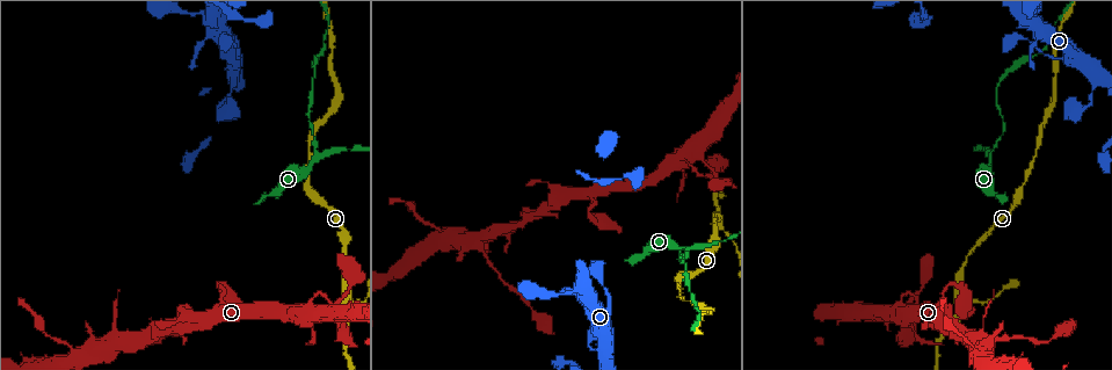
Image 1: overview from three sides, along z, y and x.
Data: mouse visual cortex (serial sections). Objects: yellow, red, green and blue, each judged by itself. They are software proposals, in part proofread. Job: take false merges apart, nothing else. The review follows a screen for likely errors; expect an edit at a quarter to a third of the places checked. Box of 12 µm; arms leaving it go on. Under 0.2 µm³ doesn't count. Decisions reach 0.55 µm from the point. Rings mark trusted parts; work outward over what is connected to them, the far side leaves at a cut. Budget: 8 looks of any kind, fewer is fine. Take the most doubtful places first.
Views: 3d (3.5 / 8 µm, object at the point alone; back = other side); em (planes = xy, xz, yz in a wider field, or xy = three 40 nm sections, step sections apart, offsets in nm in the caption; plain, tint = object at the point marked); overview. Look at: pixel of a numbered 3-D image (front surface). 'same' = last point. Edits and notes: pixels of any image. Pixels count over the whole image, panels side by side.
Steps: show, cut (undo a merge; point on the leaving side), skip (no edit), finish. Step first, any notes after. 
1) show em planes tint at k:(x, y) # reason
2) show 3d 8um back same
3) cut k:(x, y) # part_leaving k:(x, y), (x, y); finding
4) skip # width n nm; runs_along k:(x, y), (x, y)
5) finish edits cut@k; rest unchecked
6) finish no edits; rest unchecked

show 3d 3.5um at 1:(989, 159) # three arms meet

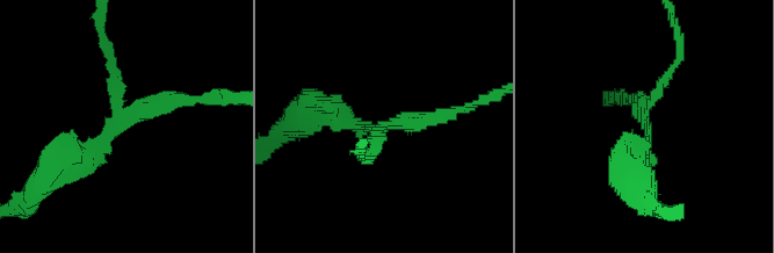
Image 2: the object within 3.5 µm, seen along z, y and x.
show em planes tint at 2:(122, 120) # arms 3; arm_widths 150, 200, 300 nm

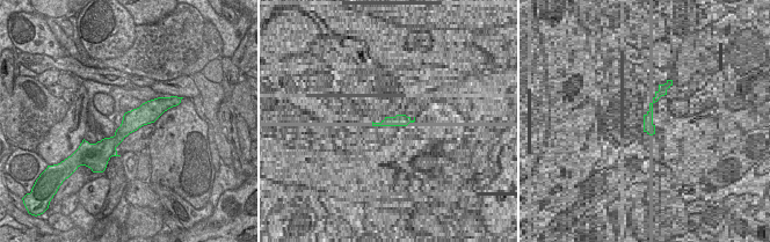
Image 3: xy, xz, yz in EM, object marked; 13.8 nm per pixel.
cut 2:(668, 76) # part_leaving 2:(648, 106), (680, 56), (674, 24); two cells meet here

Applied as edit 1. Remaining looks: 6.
show overview

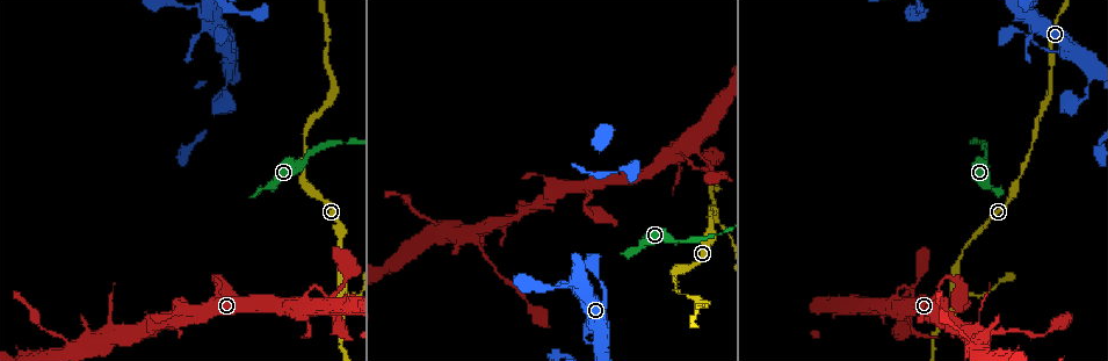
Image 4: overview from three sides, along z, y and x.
show 3d 3.5um at 4:(344, 290) # branch point

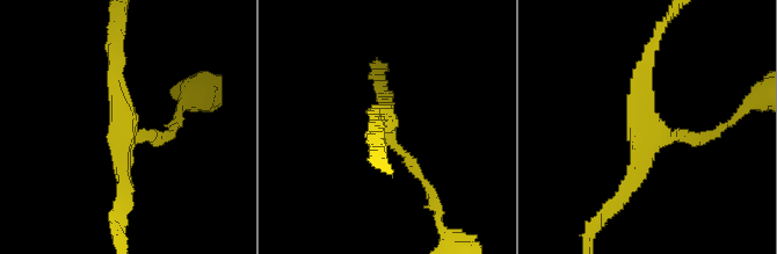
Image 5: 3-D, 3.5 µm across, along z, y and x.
show em xy step 5 plain at 5:(637, 123) # arms 3; arm_widths 150, 200, 200 nm; shape alone is not enough

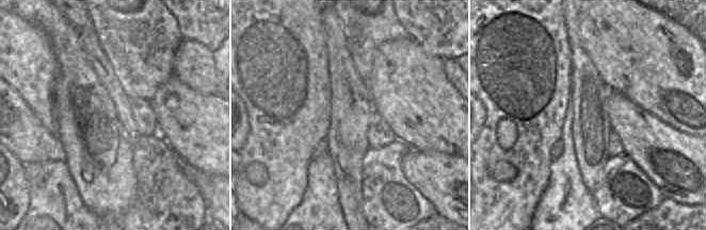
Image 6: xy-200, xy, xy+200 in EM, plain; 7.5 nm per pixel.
show em xy step 5 tint same # where the object lies

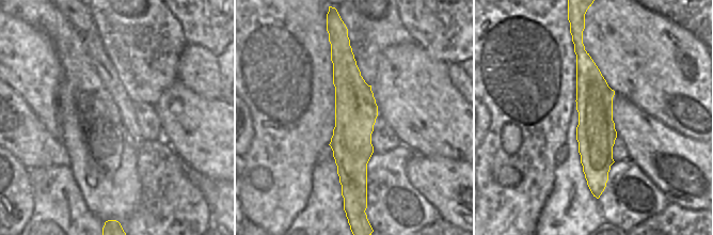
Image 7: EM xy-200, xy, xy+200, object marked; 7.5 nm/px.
skip # runs_along 5:(652, 46), (639, 157), (618, 200); all the same cell

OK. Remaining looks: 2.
show 3d 3.5um at 4:(598, 343) # side arm on a straight run

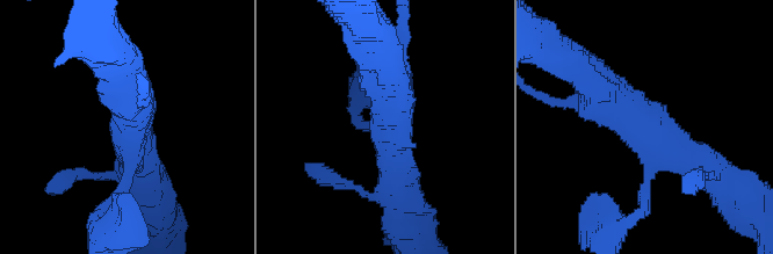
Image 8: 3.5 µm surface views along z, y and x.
show em xy step 2 tint at 8:(392, 130) # arms 3; arm_widths 150, 350, 600 nm

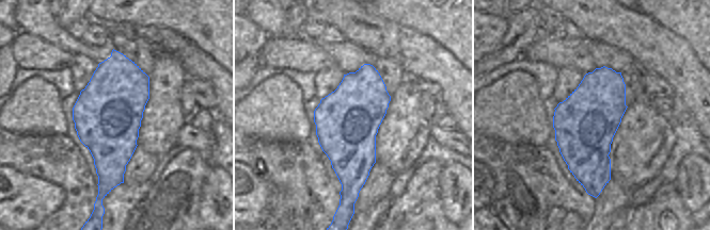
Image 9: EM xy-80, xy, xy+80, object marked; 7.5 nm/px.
skip # width 480 nm; runs_along 8:(597, 84), (650, 145), (642, 212); all the same cell

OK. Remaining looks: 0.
finish edits cut@2; rest unchecked

